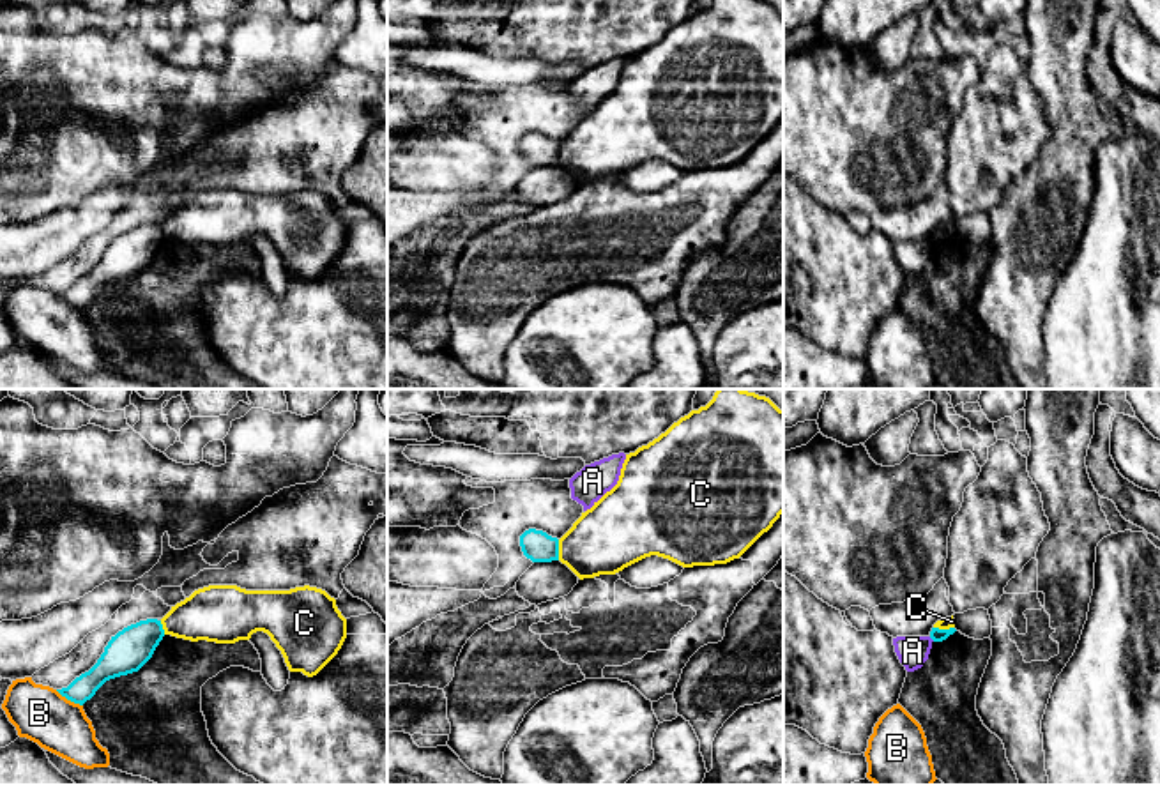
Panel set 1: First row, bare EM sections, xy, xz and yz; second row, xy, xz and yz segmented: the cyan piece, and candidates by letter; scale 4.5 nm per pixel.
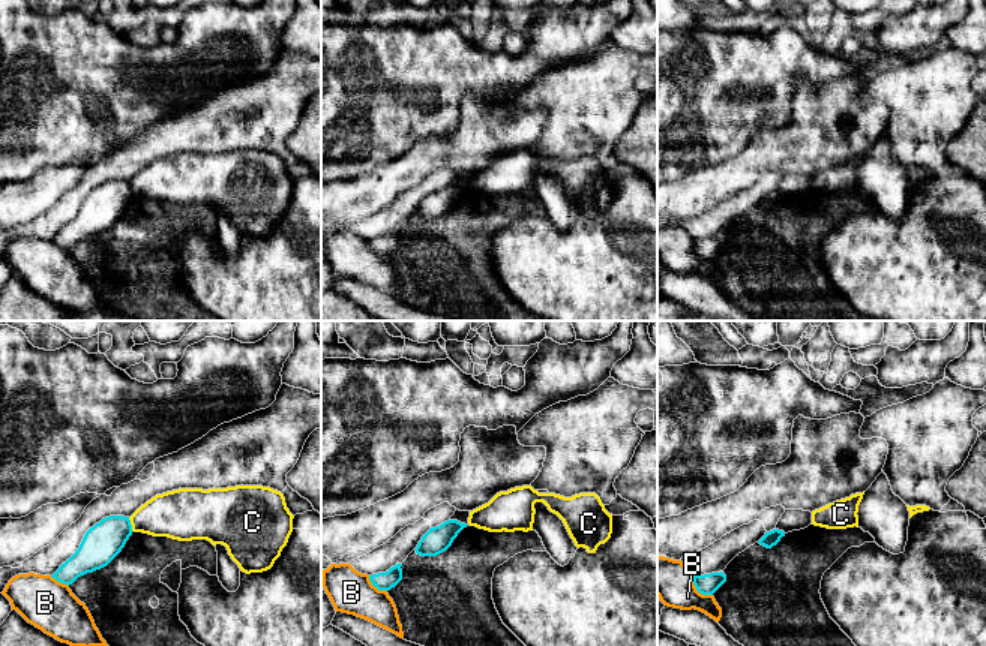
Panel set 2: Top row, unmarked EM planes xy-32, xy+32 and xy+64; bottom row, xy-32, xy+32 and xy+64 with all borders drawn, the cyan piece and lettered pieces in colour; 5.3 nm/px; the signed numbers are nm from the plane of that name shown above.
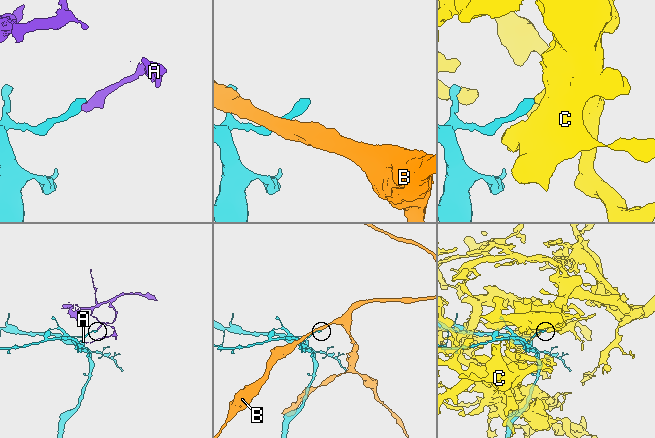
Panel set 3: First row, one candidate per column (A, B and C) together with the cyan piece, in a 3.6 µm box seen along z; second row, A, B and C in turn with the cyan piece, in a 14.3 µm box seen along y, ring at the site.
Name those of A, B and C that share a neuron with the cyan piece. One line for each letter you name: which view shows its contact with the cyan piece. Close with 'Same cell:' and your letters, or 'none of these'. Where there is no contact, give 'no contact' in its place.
Same cell: none of these

